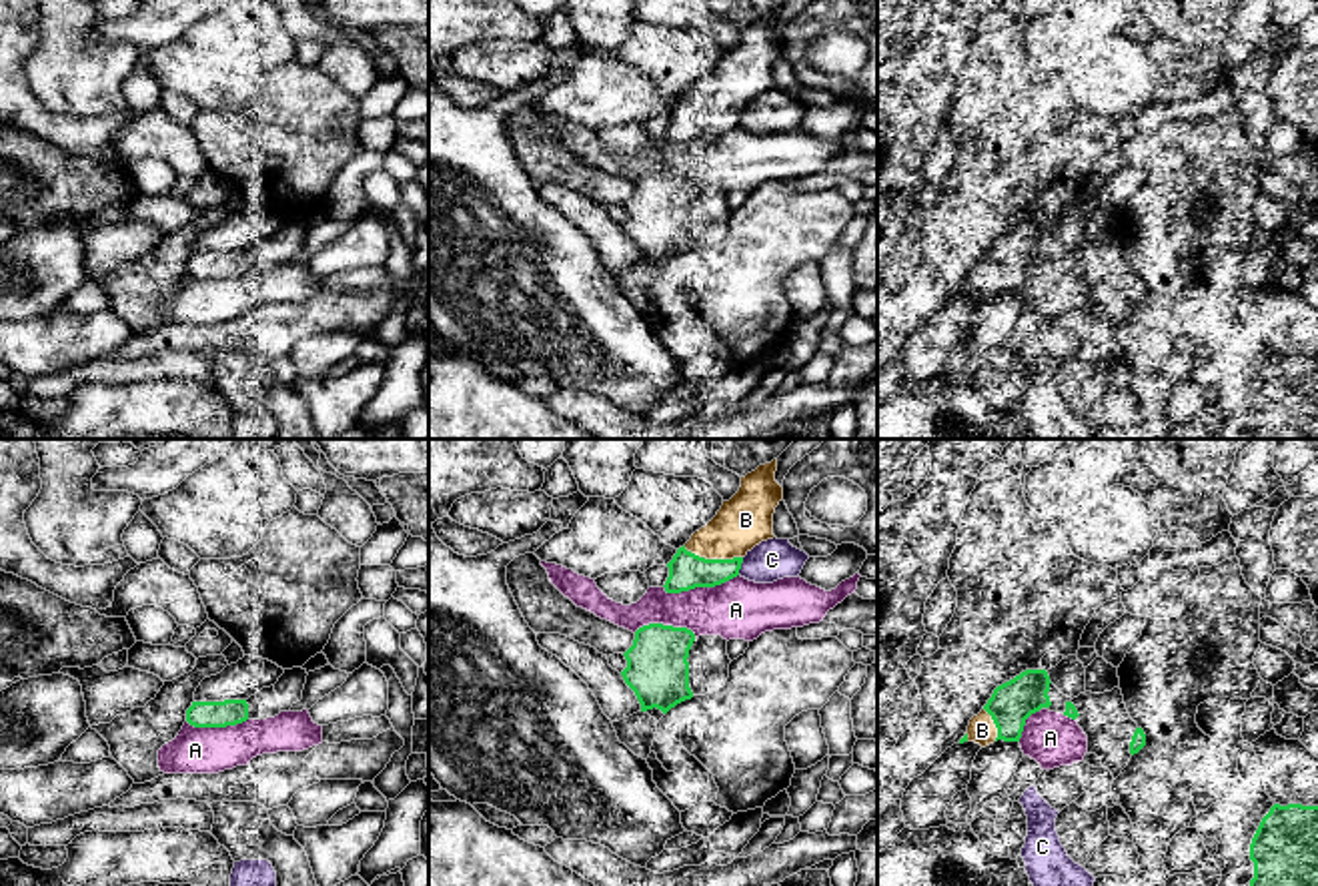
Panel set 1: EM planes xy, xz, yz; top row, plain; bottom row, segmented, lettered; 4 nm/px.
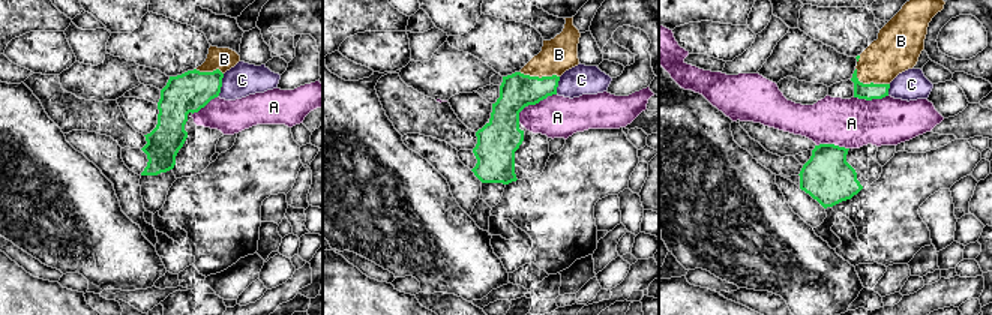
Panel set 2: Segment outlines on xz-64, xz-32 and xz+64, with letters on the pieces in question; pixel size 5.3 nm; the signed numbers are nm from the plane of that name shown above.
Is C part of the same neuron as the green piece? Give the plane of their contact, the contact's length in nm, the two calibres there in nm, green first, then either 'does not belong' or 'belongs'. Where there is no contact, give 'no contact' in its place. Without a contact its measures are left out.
contact in xz; length 80 nm; calibres 140 and 170 nm; does not belong

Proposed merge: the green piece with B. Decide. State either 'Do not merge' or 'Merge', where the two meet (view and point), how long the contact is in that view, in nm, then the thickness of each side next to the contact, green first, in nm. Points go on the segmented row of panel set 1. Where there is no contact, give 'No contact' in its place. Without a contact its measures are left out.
Merge. Touches green at xz (714, 560). Shared border 240 nm. Thickness 140 nm (green) against 220 nm

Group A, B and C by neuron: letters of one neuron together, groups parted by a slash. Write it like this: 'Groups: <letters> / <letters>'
Groups: A / B / C

